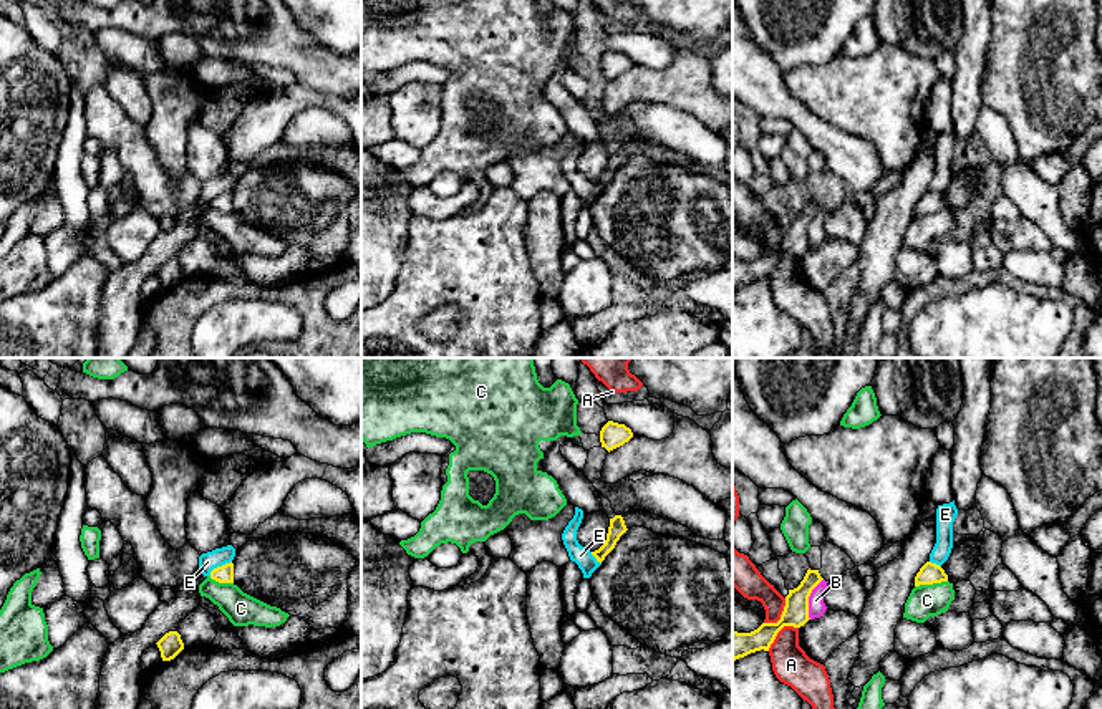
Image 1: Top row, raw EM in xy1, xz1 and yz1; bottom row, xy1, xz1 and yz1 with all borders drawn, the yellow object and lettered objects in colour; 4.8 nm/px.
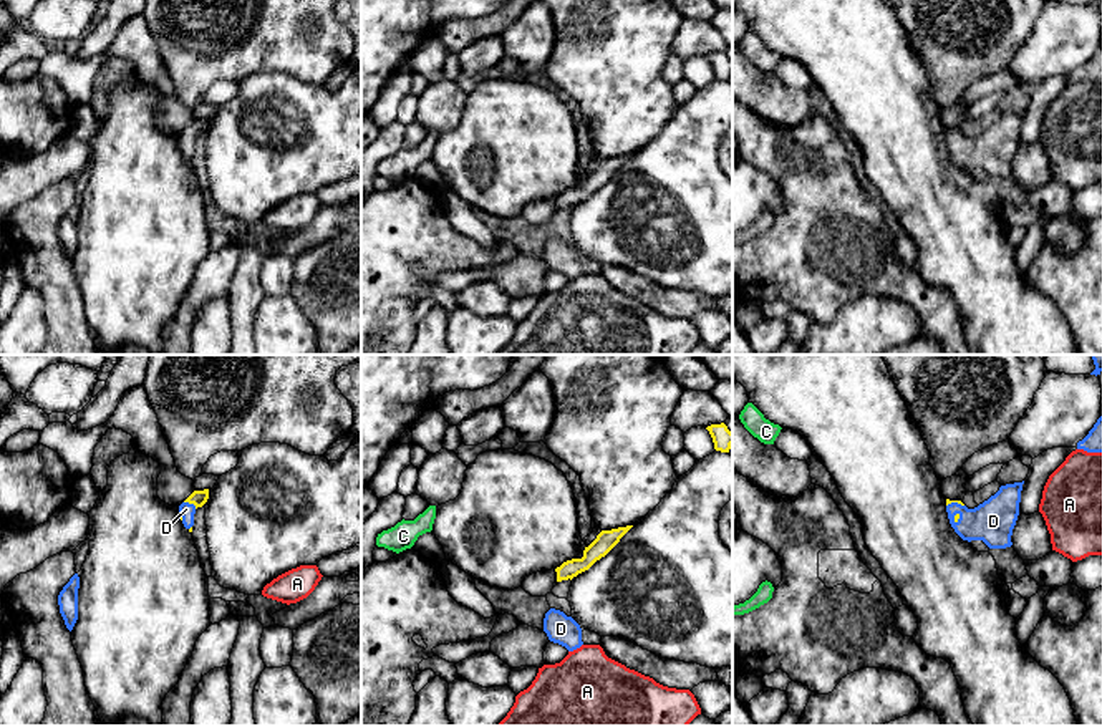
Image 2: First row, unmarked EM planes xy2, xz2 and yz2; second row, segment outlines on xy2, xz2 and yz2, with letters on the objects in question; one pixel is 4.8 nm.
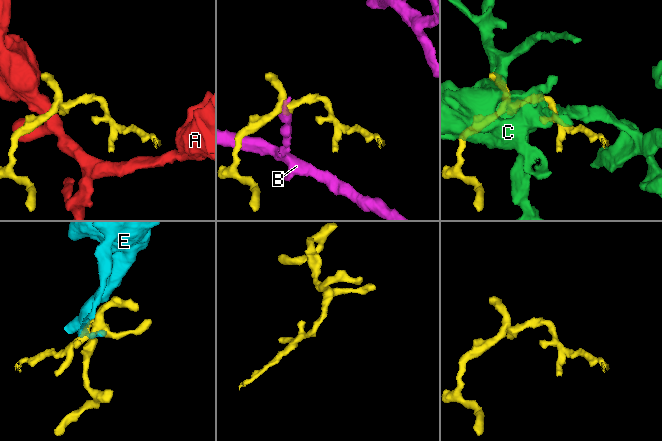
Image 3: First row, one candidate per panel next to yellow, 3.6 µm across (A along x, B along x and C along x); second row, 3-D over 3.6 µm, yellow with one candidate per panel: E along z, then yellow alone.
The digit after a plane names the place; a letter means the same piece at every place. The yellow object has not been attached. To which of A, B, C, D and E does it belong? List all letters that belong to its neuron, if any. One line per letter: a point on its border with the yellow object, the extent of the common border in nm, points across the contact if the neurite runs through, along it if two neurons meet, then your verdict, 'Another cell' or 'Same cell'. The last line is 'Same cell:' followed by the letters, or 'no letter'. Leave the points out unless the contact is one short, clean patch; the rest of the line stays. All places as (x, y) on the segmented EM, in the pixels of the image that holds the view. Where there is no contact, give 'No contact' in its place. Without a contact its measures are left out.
A: Touches yellow at yz1 (779, 630). Shared border 190 nm. Another cell
B: Touches yellow at yz1 (807, 598). Shared border 220 nm. Boundary: yz1 (822, 578), (809, 597), (809, 618). Another cell
C: Touches yellow at yz1 (930, 583). Shared border 160 nm. Another cell
D: Touches yellow at xy2 (191, 503). Shared border 70 nm. Path across: xy2 (198, 498), (191, 503), (186, 509). Same cell
E: Touches yellow at xy1 (219, 567). Shared border 130 nm. Boundary: xy1 (231, 560), (217, 565), (209, 575). Another cell
Same cell: D

